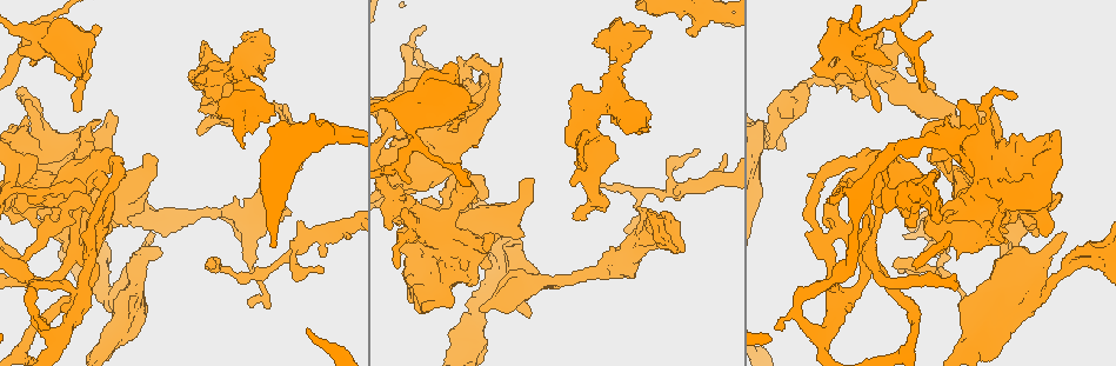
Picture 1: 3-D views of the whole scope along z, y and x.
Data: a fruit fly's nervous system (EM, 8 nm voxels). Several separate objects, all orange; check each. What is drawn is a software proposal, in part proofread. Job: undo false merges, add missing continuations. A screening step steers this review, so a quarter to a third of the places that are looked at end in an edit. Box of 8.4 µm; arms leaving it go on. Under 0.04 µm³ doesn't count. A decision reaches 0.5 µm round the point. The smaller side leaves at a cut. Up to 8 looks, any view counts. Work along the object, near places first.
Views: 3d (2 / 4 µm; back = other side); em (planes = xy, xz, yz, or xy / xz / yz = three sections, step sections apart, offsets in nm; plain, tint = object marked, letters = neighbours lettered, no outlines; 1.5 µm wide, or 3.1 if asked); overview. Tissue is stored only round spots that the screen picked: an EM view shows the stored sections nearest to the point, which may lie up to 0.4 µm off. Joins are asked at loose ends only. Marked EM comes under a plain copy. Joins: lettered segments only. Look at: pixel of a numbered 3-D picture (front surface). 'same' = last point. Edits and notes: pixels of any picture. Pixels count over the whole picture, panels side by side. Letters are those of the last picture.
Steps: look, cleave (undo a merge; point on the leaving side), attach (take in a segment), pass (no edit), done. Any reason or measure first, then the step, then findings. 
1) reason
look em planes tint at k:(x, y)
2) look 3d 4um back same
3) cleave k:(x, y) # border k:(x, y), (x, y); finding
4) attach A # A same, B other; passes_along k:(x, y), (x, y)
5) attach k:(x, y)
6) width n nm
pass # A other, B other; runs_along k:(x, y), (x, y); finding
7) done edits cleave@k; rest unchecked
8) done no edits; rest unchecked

sudden change in width
look em planes letters at 1:(611, 265)

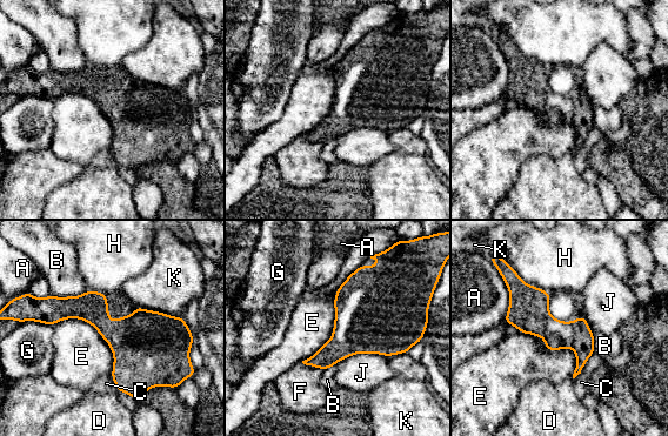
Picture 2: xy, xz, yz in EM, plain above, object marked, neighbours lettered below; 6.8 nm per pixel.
width 220 nm
pass # A other, B other, C other, D other, E other, F other, G other, H other, J other, K other; runs_along 2:(508, 279), (580, 350), (578, 370); all the same neuron

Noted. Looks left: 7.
tapers out
look 3d 2um back at 1:(625, 228)

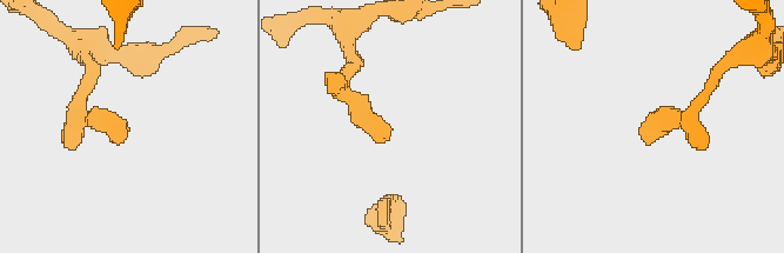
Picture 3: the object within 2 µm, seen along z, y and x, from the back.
look em xz step 8 letters at 3:(128, 131)

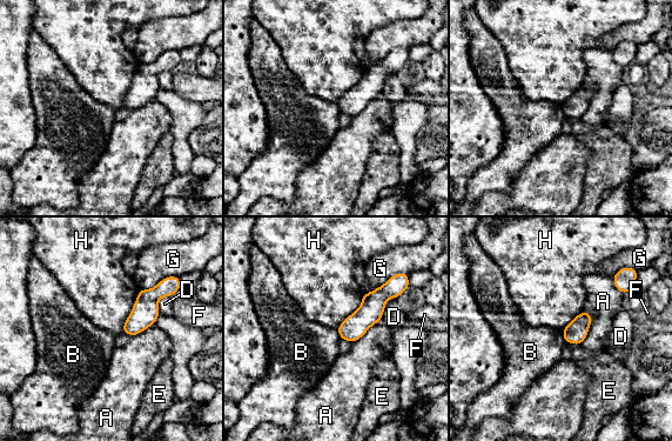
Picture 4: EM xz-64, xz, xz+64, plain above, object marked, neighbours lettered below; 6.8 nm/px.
another direction
look em xy step 4 letters same

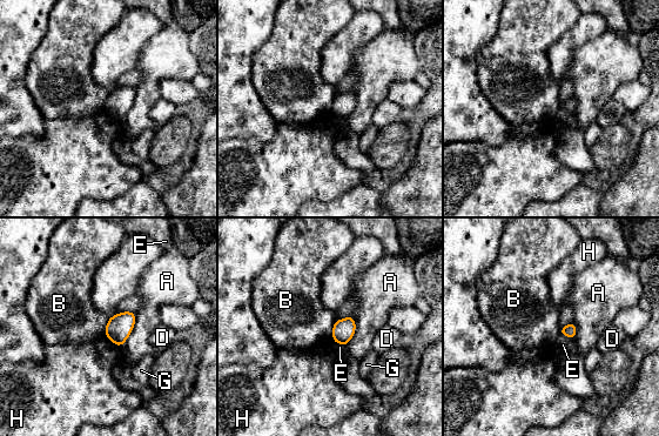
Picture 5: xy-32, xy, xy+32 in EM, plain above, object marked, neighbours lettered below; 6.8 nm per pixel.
longest_contact A 260 nm
pass # A other, B other, D other, E other, G other, H other; border 5:(105, 334), (120, 347); no lettered segment goes on from it

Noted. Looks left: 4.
branch stops here
look em planes letters at 1:(150, 154)

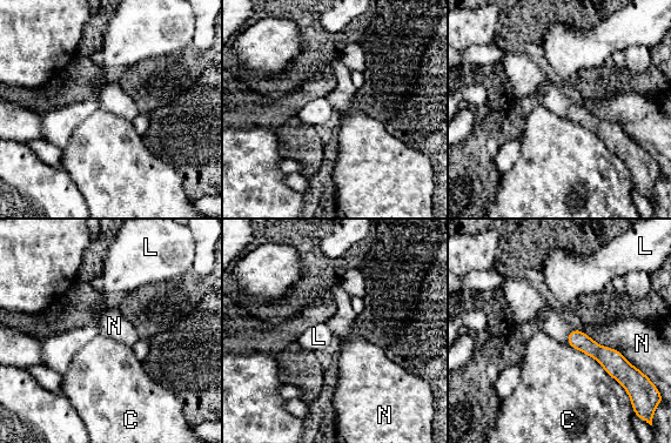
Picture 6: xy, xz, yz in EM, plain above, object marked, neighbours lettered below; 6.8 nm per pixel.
longest_contact C 550 nm
pass # C other, L other, N other; border 6:(584, 331), (641, 370); none of them fits

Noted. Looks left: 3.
done no edits; rest unchecked

